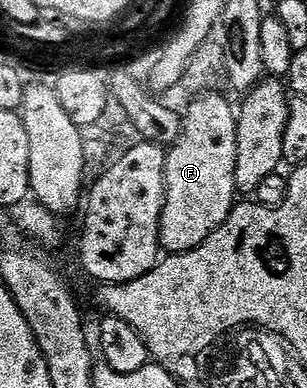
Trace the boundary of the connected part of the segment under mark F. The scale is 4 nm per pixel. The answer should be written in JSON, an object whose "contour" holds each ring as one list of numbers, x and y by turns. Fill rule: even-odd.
{"contour":[[216,91,194,96,190,105,183,109,179,139,168,146,165,155,165,206,161,216,161,247,166,254,186,253,202,245,227,219,238,196,235,183,237,113,223,94]]}

